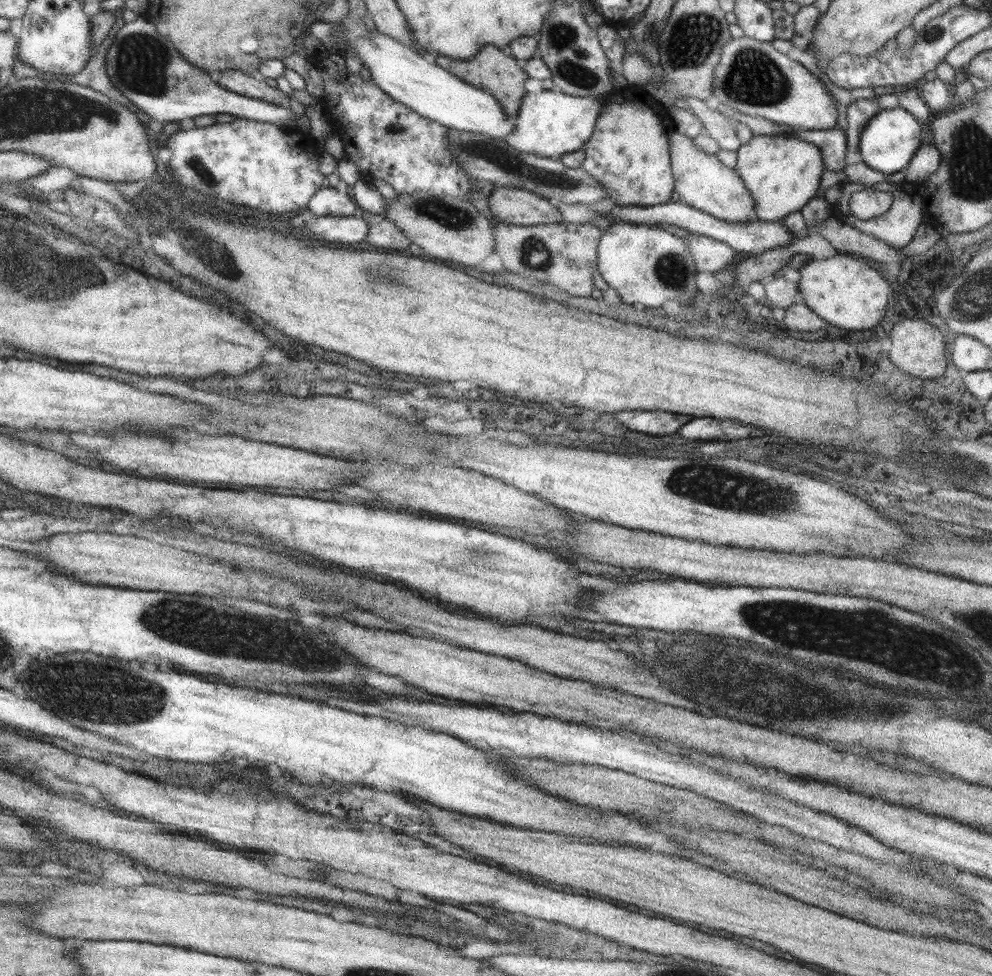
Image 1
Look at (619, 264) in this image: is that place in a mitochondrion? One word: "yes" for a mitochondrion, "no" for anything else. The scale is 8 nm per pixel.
no

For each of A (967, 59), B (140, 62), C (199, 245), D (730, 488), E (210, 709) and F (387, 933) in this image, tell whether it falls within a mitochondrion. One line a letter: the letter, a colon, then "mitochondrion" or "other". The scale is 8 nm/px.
A: other
B: mitochondrion
C: mitochondrion
D: mitochondrion
E: other
F: other

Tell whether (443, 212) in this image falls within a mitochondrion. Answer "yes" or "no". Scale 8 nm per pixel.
yes

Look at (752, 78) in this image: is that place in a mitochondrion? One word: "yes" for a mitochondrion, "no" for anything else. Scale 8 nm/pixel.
yes

